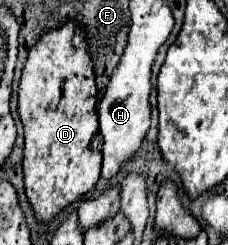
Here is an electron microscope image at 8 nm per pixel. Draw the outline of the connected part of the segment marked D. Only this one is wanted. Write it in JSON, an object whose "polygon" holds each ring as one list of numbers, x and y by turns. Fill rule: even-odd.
{"polygon":[[66,23,48,31,30,49,18,87,18,113,24,125,24,187,38,223,50,223,70,203,90,193,100,179,100,135,96,115,94,71,90,71,90,55,86,55,86,39,82,39,80,23]]}

